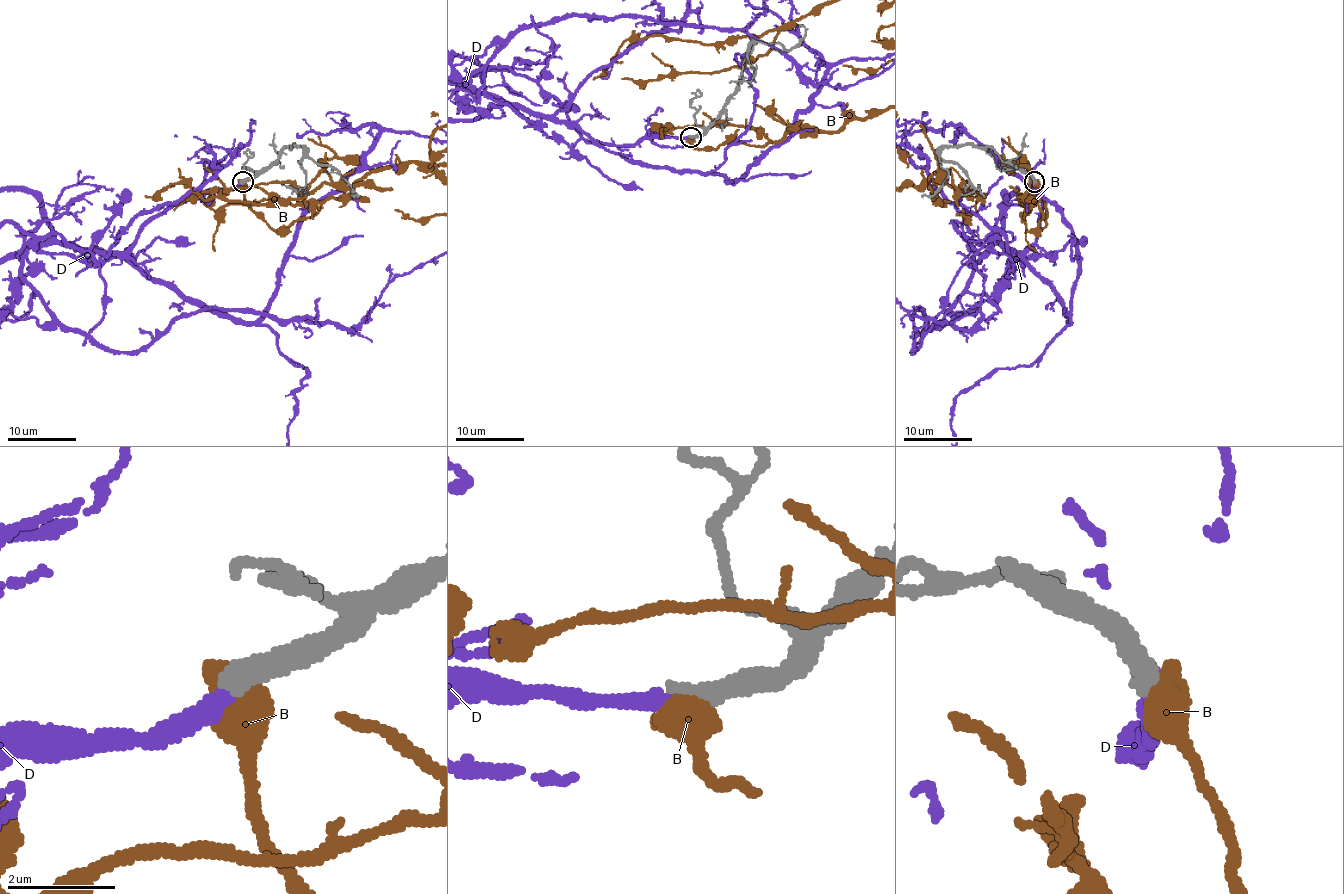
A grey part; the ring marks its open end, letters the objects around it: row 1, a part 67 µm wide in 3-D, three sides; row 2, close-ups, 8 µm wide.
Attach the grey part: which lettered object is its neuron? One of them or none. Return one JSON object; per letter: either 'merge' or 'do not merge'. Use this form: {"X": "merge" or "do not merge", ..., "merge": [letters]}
{"B": "do not merge", "D": "merge", "merge": ["D"]}

